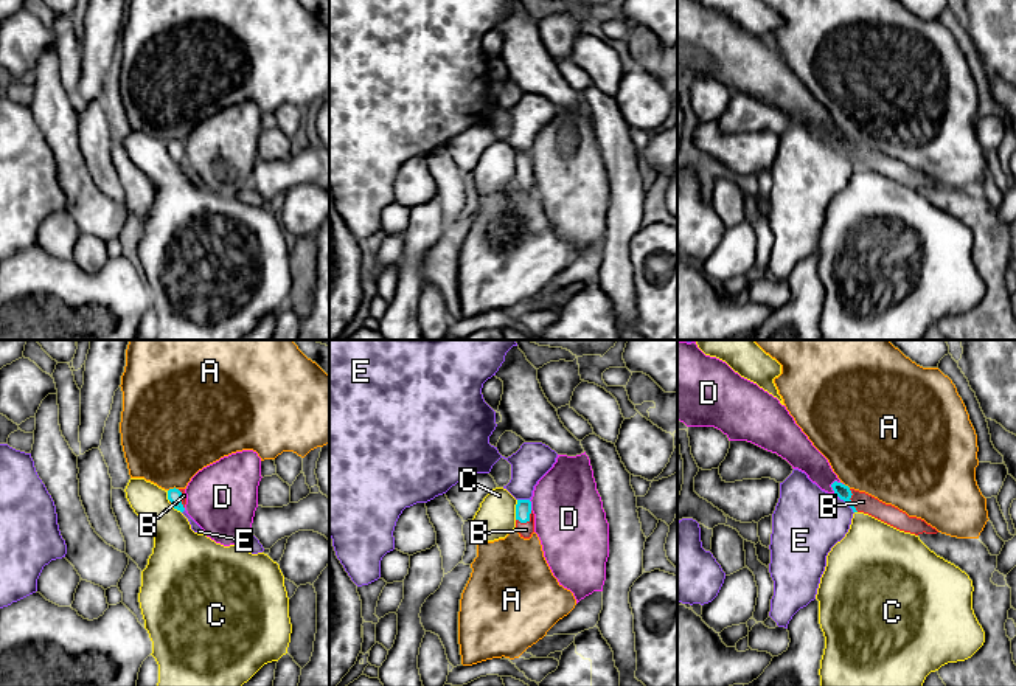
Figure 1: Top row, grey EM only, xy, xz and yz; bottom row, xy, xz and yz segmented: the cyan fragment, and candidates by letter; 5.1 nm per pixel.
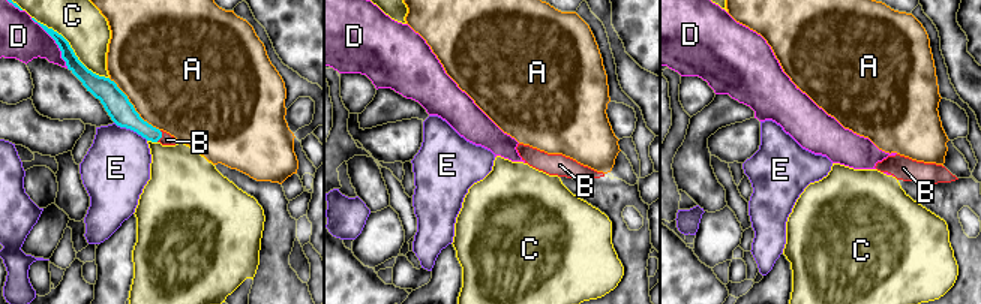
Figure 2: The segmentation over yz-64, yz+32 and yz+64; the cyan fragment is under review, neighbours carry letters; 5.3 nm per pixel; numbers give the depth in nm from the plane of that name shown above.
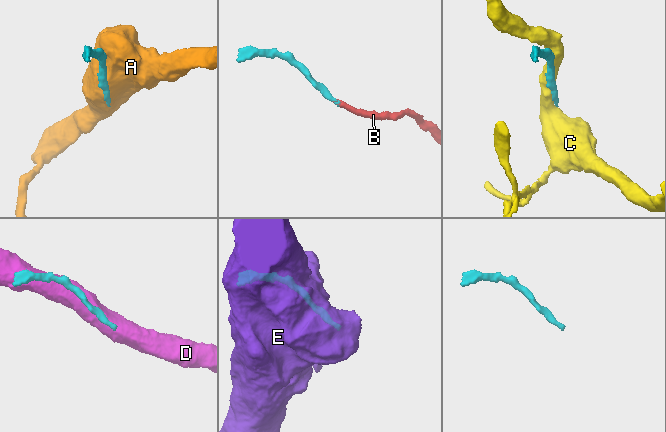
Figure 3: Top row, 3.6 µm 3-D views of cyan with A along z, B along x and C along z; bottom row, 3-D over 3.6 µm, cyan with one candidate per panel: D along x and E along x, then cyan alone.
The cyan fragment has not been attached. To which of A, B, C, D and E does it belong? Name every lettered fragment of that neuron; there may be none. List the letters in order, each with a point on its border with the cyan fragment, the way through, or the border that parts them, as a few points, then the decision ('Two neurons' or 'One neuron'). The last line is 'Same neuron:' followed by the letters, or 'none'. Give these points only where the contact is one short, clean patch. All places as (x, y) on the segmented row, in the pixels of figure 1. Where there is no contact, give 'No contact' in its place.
A: Touches cyan at xy (174, 488). Boundary: xy (177, 488), (168, 491). Two neurons
B: Touches cyan at xz (525, 522). Path across: xz (524, 506), (525, 522), (525, 530). One neuron
C: Touches cyan at xz (516, 509). Two neurons
D: Touches cyan at yz (833, 489). Two neurons
E: Touches cyan at yz (848, 503). Two neurons
Same neuron: B

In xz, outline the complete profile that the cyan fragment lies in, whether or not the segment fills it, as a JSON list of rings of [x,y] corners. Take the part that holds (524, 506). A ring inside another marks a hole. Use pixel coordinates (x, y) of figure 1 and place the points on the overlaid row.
[[[517,500],[516,504],[516,529],[524,539],[530,539],[534,532],[534,514],[530,500]]]

